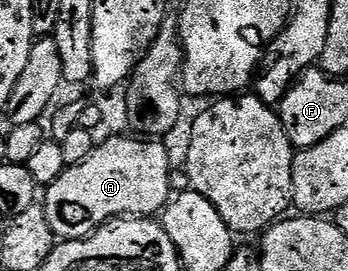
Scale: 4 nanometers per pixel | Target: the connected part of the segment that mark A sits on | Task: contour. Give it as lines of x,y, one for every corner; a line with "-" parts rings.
120,136
117,140
108,140
104,145
97,147
93,151
91,156
88,156
81,164
74,164
65,168
62,175
57,178
53,184
47,185
45,194
42,196
42,203
44,206
44,213
46,214
46,220
50,222
50,230
54,230
54,234
61,241
66,240
83,240
86,236
91,236
96,229
101,228
102,225
108,223
110,220
115,220
122,216
142,216
145,218
152,218
157,215
167,205
170,199
170,191
168,192
168,187
171,186
172,180
168,175
171,174
172,168
168,165
168,152
160,144
155,144
155,139
152,138
136,138
140,140
127,140
126,137

